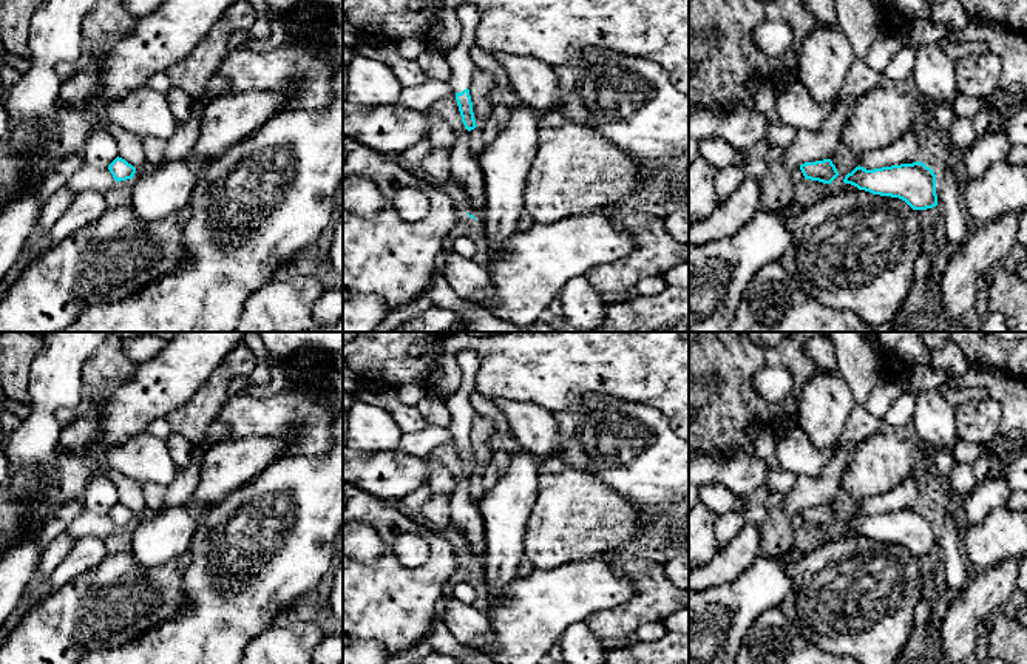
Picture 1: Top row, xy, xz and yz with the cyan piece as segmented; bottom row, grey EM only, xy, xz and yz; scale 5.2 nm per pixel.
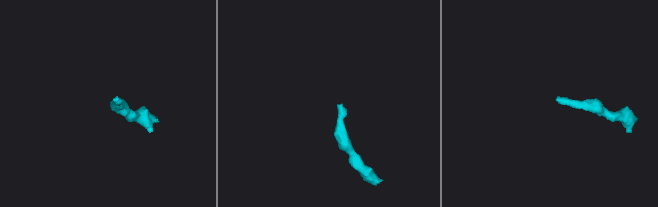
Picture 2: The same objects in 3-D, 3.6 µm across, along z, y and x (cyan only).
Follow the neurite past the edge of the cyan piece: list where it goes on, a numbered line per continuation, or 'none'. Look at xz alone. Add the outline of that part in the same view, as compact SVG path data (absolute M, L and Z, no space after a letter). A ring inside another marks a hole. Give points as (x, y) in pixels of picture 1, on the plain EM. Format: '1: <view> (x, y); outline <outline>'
1: xz (460, 409); outline M465 349L457 355L457 363L462 369L462 385L452 395L445 398L452 415L452 422L448 426L452 439L462 439L469 434L473 428L476 412L471 408L468 397L476 391L476 374L480 368L480 355Z

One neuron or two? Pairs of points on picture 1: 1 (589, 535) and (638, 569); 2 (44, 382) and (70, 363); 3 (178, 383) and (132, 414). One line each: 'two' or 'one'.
1: two
2: one
3: one

